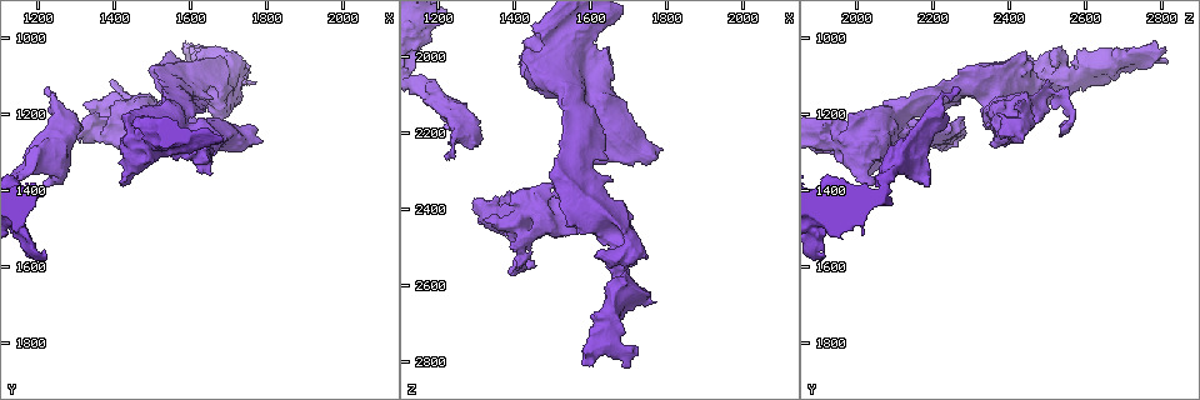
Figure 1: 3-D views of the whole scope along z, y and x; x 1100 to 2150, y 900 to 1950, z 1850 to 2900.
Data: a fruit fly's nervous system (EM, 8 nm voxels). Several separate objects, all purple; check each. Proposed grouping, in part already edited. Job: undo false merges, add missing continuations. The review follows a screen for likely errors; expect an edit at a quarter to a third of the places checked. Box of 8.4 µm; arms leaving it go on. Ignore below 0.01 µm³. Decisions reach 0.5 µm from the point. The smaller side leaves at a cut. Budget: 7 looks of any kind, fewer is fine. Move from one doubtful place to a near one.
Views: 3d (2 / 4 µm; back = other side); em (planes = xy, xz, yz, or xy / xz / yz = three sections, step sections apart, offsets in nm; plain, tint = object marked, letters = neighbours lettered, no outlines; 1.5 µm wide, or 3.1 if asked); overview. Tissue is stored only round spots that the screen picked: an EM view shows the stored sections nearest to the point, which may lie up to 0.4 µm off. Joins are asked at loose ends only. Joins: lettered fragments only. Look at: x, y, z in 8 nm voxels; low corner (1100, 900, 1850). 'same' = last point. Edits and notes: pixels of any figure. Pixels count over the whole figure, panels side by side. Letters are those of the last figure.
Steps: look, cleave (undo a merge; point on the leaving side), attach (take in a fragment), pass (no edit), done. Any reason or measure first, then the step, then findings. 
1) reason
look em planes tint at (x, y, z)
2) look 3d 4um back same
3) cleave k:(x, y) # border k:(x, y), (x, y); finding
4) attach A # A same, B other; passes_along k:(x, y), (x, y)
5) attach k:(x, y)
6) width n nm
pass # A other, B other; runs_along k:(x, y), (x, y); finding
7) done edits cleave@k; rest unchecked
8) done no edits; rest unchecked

look 3d 4um at (1300, 1250, 2370)

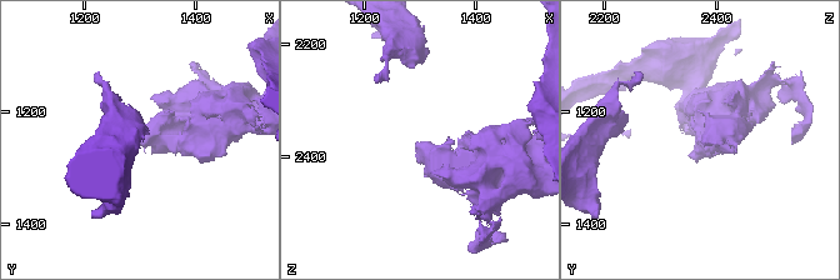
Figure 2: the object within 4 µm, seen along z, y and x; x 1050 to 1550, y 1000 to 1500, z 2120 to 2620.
look em planes letters at (1295, 1255, 2370)

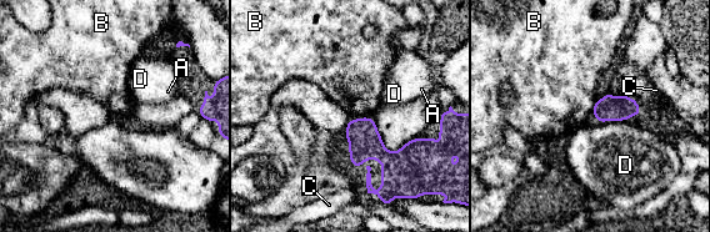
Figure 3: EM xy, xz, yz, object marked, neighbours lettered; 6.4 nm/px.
pass # A other, B other, C other, D other; border 3:(595, 102), (590, 112); no lettered fragment goes on from it

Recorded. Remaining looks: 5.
an open end
look 3d 2um at (1410, 1130, 2560)

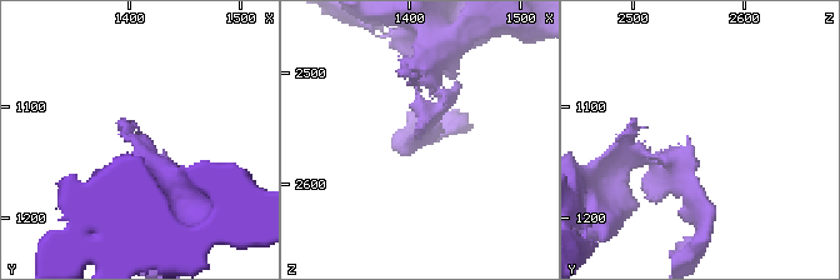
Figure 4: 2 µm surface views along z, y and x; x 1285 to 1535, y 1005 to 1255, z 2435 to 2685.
now the EM
look em planes letters at (1410, 1138, 2556)

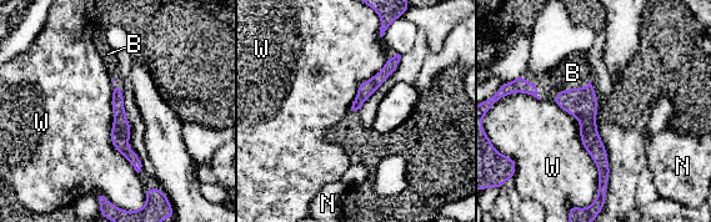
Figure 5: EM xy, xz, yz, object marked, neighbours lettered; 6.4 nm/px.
width 80 nm; longest_contact W 650 nm
attach 5:(572, 72) # B same, N other, W other; it goes on there

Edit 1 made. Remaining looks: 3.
look overview

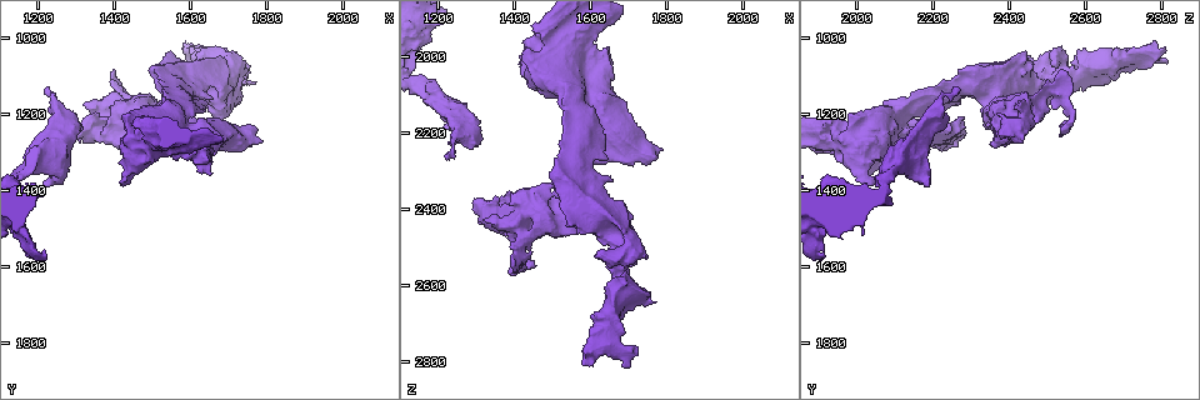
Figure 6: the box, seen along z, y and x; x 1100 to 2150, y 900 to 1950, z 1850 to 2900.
thick end
look em xy step 8 tint at (1225, 1370, 2195)

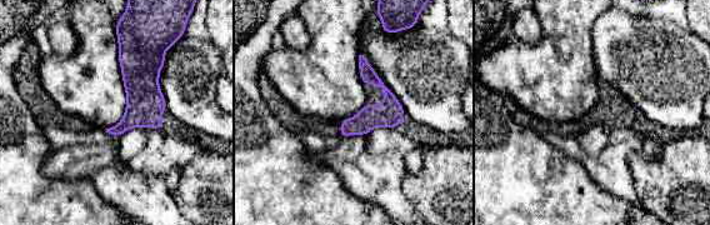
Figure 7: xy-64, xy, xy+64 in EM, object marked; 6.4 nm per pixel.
look em planes letters same

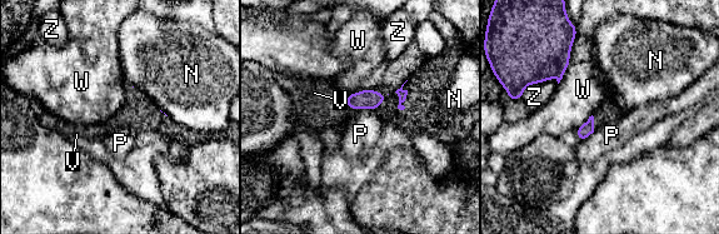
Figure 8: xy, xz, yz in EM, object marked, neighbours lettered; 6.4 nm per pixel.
longest_contact W 360 nm
pass # N other, P other, V other, W other, Z other; no lettered fragment goes on from it

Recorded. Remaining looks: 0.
done edits attach@5; rest unchecked

